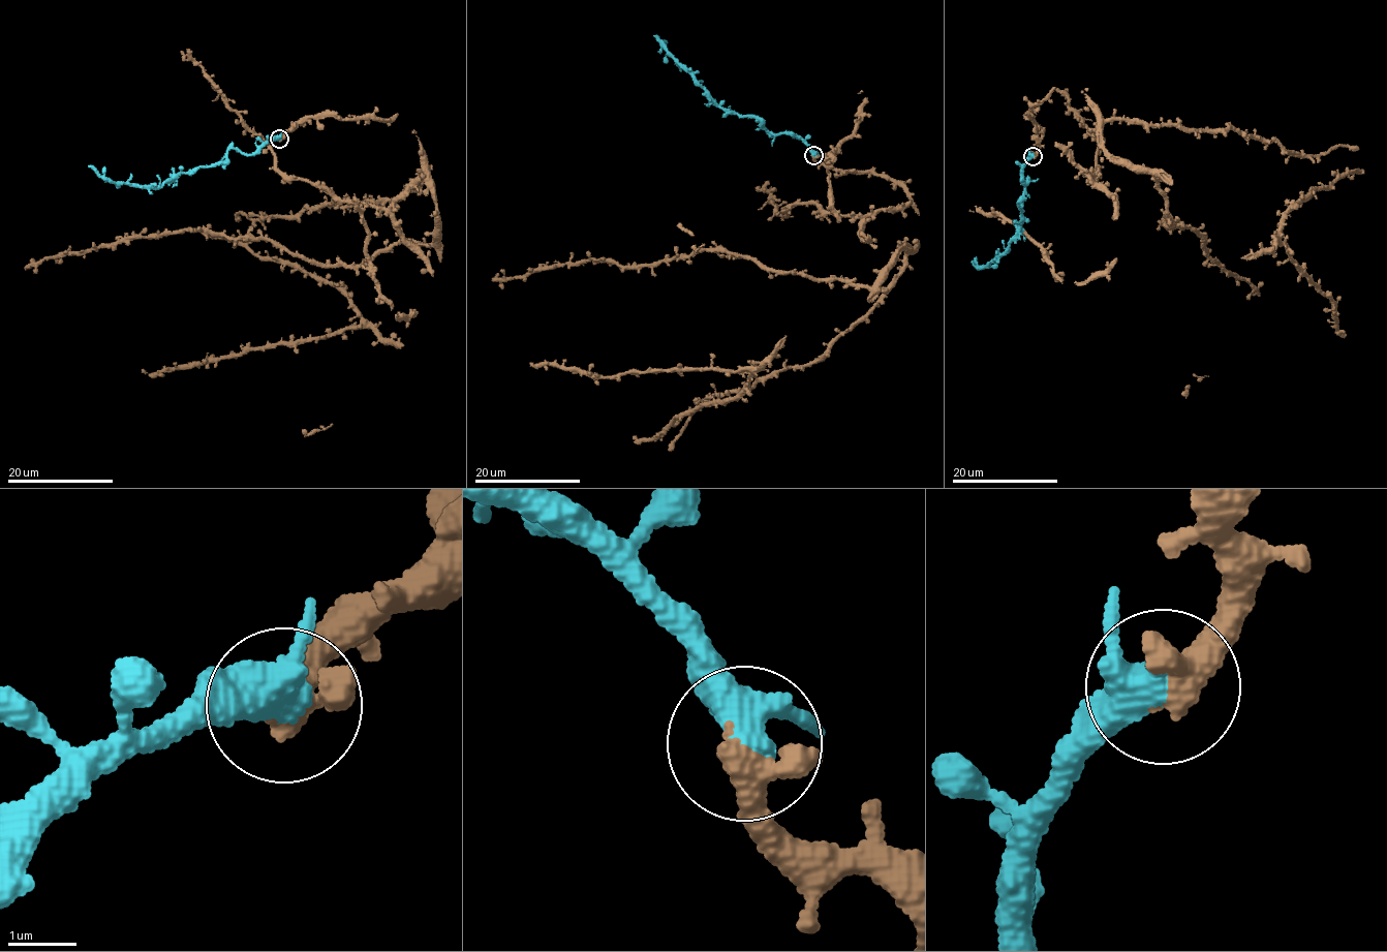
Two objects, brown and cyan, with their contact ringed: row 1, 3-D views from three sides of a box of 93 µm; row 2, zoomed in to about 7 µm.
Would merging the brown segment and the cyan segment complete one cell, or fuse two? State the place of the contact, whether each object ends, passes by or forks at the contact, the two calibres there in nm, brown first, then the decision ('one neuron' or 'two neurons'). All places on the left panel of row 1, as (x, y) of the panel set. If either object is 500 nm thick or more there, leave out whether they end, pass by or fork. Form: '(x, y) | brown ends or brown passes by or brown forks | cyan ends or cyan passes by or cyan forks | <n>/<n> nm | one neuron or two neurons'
(279, 139) | 600/480 nm | one neuron

